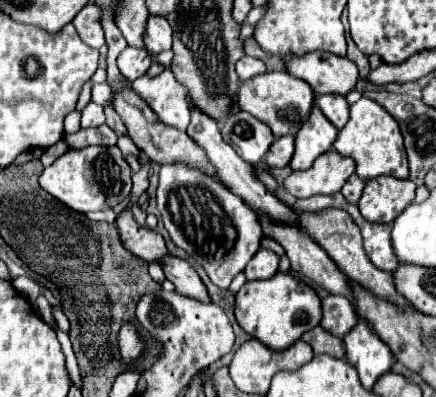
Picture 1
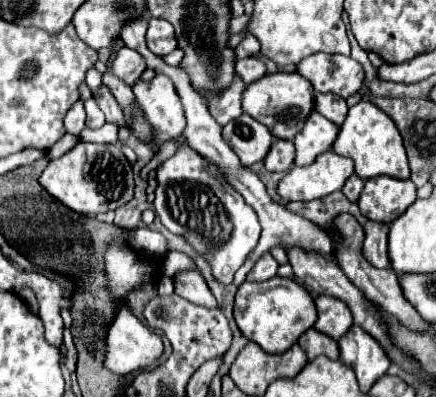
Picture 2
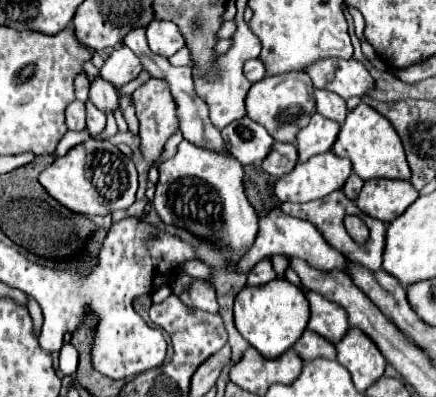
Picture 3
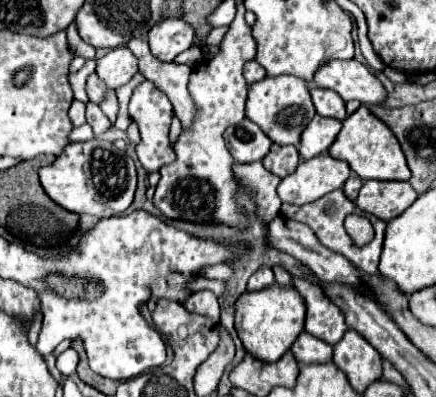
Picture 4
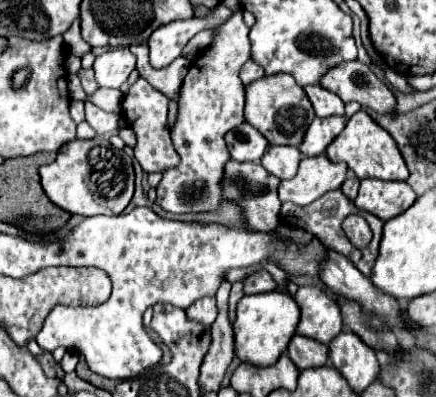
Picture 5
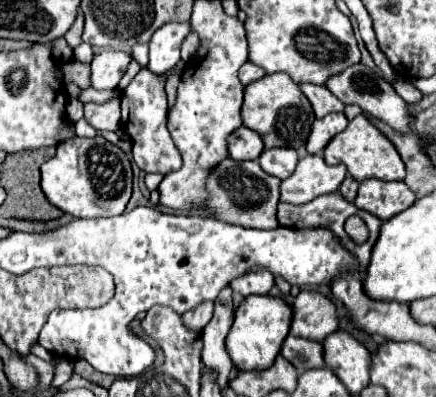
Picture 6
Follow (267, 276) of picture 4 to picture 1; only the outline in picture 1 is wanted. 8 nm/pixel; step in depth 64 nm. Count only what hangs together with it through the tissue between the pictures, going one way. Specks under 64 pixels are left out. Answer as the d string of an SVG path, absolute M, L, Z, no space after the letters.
M260 248L244 268L246 280L264 280L278 272L278 256L272 250Z

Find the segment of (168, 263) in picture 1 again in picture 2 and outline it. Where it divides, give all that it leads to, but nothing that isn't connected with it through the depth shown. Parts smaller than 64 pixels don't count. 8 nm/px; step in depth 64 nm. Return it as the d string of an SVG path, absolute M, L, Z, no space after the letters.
M182 270L182 272L176 272L174 274L174 286L176 286L176 294L194 302L194 304L200 304L200 306L206 306L206 308L214 308L216 306L216 300L210 292L210 288L206 286L204 278L200 276L198 270Z

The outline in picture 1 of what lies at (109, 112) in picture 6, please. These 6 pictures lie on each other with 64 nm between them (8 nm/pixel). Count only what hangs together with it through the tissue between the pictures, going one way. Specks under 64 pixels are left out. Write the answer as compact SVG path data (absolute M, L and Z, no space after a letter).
M90 102L82 110L82 122L80 122L80 126L82 128L90 128L90 126L100 126L100 124L104 124L104 108L94 104L94 102Z

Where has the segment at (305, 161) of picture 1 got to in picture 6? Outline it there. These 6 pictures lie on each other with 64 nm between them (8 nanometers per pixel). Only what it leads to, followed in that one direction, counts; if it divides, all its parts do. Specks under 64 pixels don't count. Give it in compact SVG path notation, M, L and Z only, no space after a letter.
M334 112L334 114L324 116L322 120L316 120L312 124L312 132L306 140L308 154L320 154L324 150L324 146L346 128L346 124L348 124L348 120L342 112Z

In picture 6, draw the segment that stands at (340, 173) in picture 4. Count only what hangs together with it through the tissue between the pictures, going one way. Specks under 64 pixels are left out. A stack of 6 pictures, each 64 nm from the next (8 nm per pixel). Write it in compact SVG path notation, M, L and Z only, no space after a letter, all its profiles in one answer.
M322 154L304 156L296 172L280 184L280 202L306 204L322 194L336 192L346 178L346 166L330 166L324 162Z

